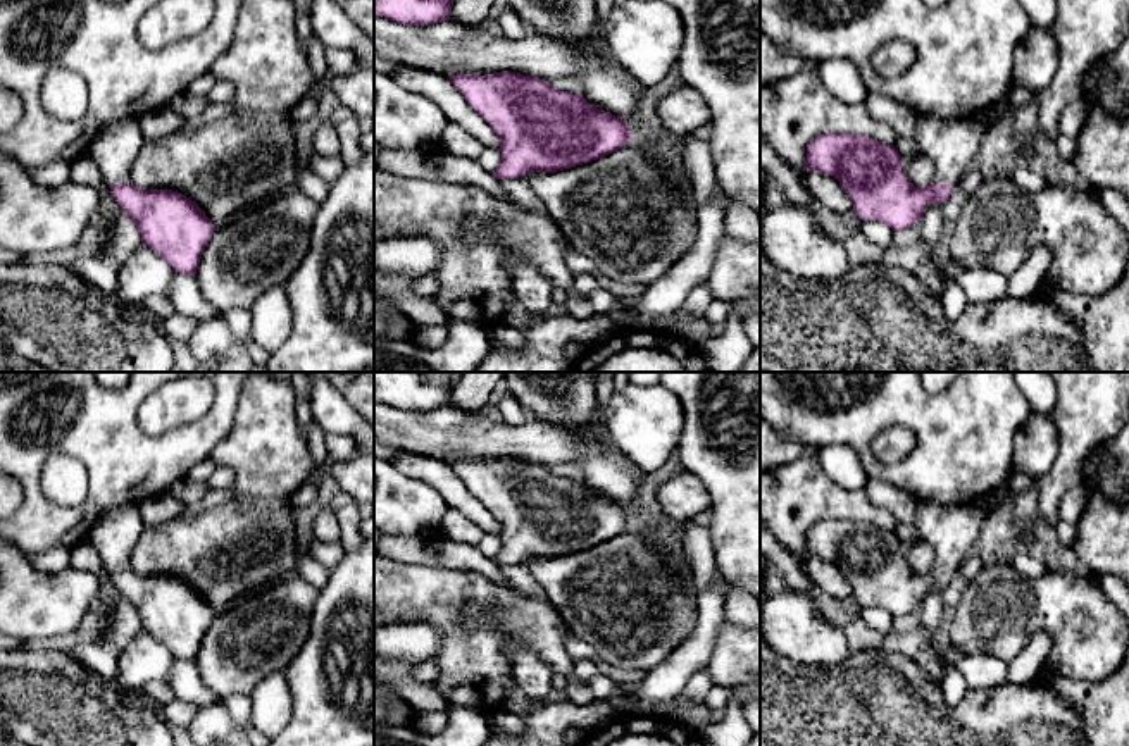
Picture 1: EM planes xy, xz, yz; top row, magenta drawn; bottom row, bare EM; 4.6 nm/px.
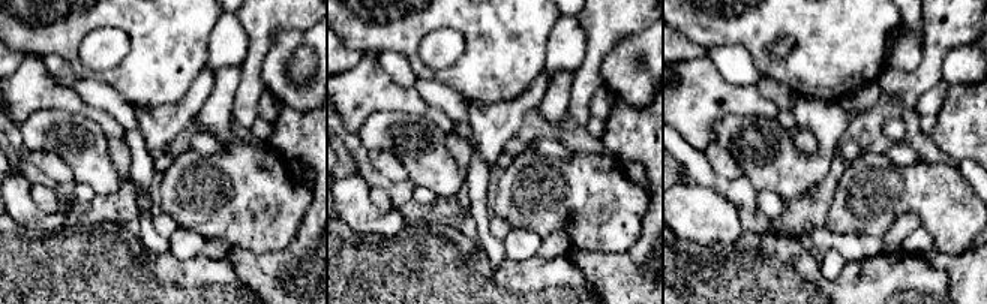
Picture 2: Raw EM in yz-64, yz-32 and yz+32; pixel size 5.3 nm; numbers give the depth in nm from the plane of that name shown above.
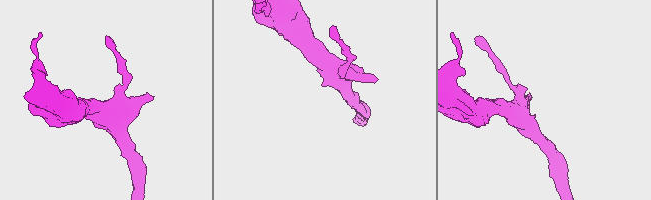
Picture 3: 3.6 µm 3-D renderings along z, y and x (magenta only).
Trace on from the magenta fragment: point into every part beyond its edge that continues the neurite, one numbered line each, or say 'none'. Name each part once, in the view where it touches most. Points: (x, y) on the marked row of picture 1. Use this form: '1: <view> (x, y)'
1: yz (952, 145)

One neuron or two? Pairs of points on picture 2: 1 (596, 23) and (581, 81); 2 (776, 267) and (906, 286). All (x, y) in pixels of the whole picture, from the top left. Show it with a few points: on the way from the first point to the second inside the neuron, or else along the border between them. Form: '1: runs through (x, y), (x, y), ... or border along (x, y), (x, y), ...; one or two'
1: runs through (596, 38), (596, 56), (591, 66); one
2: runs through (809, 285), (819, 285), (822, 288), (873, 288); one

